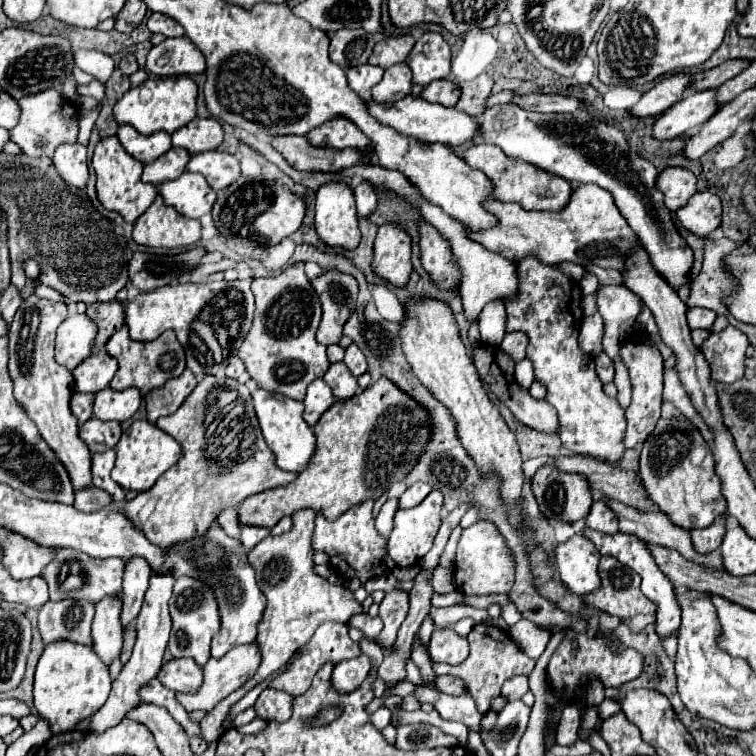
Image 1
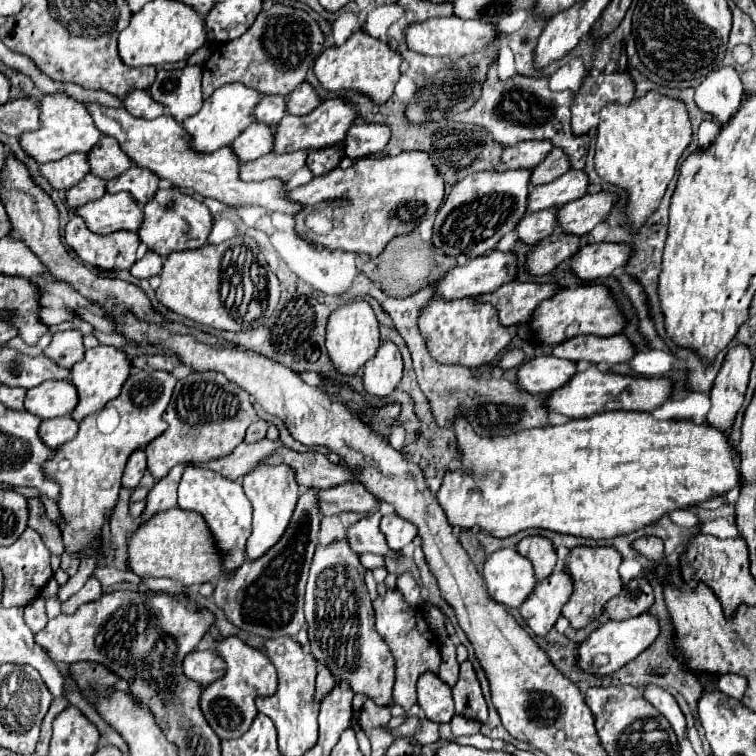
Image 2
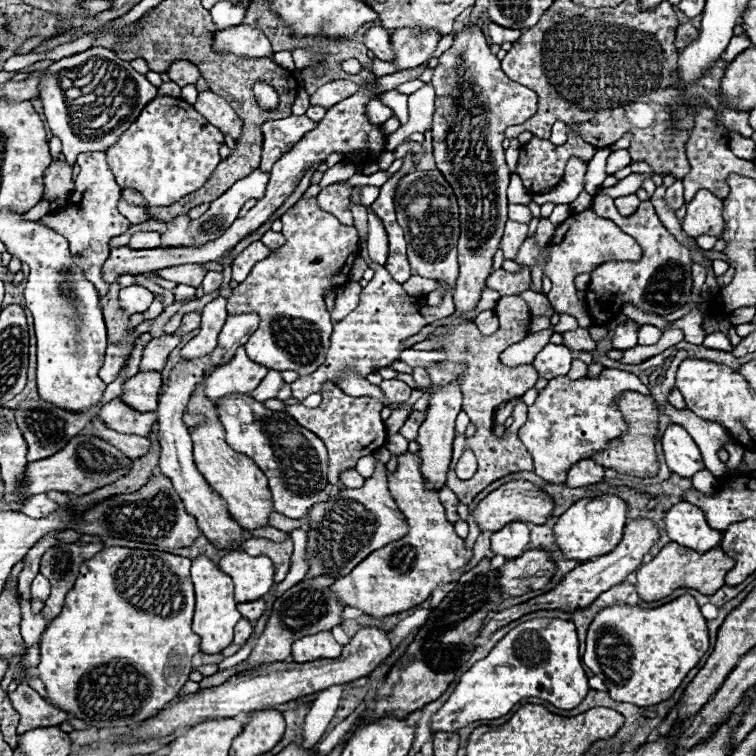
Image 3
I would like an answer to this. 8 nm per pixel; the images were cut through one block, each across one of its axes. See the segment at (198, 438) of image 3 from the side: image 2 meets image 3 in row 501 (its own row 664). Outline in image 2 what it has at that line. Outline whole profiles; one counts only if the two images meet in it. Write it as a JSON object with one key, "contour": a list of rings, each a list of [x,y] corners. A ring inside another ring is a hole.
{"contour":[[[220,636],[214,642],[214,646],[216,646],[218,656],[226,662],[226,674],[202,690],[200,708],[202,708],[202,714],[206,716],[210,728],[220,738],[238,738],[250,728],[250,724],[256,716],[254,698],[272,696],[276,692],[276,684],[278,684],[276,668],[270,664],[268,656],[262,650],[248,646],[238,636],[226,636],[226,638]]]}

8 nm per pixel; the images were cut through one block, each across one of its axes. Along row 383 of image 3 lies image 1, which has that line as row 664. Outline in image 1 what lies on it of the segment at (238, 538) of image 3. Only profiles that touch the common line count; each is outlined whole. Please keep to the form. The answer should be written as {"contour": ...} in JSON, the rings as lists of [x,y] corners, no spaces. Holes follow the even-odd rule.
{"contour":[[[174,658],[168,664],[164,664],[158,672],[158,680],[174,690],[184,694],[194,694],[202,686],[202,666],[196,664],[192,658]]]}

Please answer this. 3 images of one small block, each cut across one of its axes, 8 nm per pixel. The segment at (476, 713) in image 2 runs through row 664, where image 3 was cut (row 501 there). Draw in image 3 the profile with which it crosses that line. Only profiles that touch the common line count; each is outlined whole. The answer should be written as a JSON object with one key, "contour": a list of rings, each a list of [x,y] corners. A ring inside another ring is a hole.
{"contour":[[[502,296],[494,308],[498,320],[500,320],[500,328],[498,332],[486,336],[480,334],[478,330],[474,330],[474,324],[460,324],[456,328],[452,328],[452,338],[434,338],[444,342],[442,350],[446,352],[446,362],[442,368],[428,368],[428,374],[432,378],[434,386],[446,386],[450,382],[458,382],[464,402],[462,402],[462,410],[470,416],[470,420],[476,424],[476,432],[474,436],[466,438],[466,440],[457,440],[454,438],[453,453],[448,470],[448,480],[446,486],[460,498],[462,504],[470,506],[470,502],[474,500],[474,496],[478,492],[482,492],[488,484],[492,484],[494,480],[508,476],[512,472],[520,472],[520,470],[532,470],[534,464],[530,460],[530,454],[526,452],[526,446],[518,440],[518,434],[502,434],[496,436],[494,434],[494,414],[496,408],[502,402],[508,402],[516,396],[522,396],[526,390],[530,390],[536,380],[538,380],[538,372],[530,366],[530,364],[522,364],[522,366],[504,366],[500,362],[500,354],[526,338],[528,334],[528,322],[532,318],[528,304],[518,298],[518,296]],[[470,448],[476,458],[478,458],[478,472],[474,474],[472,480],[460,480],[454,474],[456,462],[462,456],[462,452]]]}

